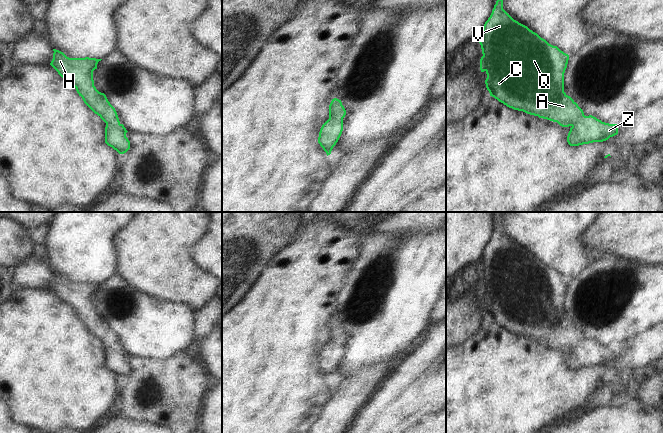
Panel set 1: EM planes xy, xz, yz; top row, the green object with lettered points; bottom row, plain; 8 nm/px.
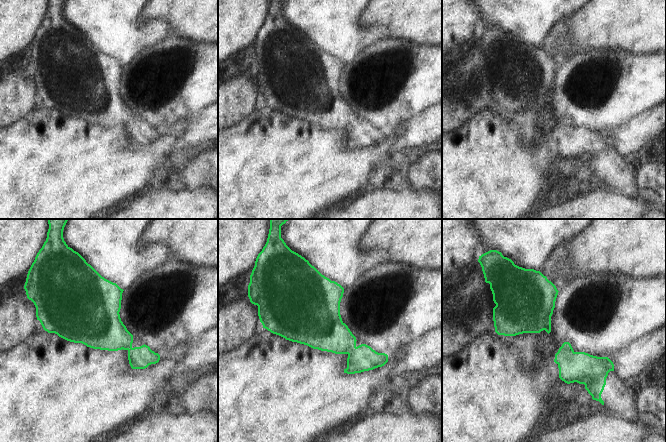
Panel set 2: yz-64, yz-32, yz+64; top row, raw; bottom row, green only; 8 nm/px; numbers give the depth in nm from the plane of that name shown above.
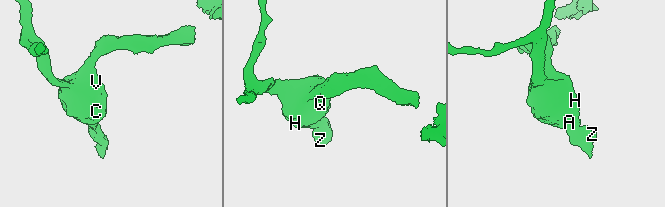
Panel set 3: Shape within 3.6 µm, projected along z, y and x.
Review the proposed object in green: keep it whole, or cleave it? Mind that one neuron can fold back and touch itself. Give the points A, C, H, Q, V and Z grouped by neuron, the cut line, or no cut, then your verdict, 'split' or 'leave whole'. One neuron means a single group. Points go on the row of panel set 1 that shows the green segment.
A C H Q V Z; no cut; leave whole

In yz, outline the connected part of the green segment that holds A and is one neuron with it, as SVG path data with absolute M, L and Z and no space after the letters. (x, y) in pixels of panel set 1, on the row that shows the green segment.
M497 0L483 26L479 41L483 56L480 70L486 72L486 88L490 96L509 108L571 127L567 136L570 146L603 142L618 134L618 125L585 116L578 104L564 92L564 73L569 55L549 44L527 26L514 20Z

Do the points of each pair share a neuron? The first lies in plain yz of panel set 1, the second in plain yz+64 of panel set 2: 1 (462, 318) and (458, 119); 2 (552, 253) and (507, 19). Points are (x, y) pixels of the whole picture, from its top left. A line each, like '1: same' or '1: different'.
1: same
2: same

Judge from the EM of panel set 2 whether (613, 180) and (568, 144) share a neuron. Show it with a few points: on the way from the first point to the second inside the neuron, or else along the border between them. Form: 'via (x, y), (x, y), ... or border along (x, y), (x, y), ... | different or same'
via (606, 167), (581, 144) | same

